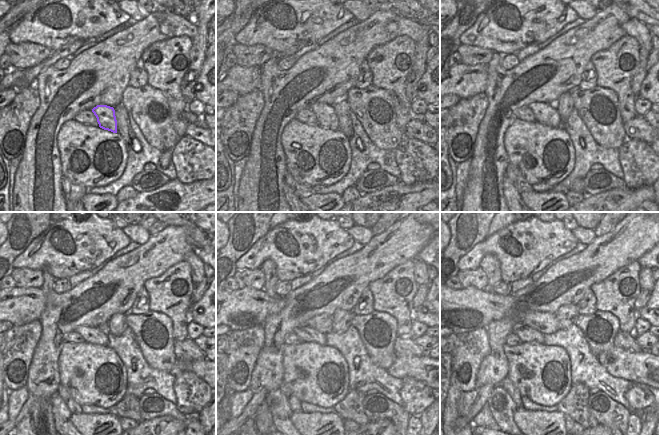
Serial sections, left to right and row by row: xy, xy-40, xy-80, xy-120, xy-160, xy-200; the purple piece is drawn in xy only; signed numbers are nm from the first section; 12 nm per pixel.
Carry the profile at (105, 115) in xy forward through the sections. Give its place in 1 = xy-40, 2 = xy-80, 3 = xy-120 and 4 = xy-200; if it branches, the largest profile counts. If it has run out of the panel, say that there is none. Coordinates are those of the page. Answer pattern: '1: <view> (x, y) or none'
1: xy-40 (325, 114)
2: xy-80 (544, 113)
3: xy-120 (93, 335)
4: xy-200 (527, 334)

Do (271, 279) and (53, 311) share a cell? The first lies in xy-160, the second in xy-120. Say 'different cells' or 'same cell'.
same cell

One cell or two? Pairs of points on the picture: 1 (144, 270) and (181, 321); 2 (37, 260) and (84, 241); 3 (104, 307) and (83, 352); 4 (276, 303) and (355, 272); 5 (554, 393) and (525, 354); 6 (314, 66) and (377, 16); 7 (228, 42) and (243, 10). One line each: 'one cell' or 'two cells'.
1: two cells
2: one cell
3: two cells
4: two cells
5: one cell
6: one cell
7: one cell

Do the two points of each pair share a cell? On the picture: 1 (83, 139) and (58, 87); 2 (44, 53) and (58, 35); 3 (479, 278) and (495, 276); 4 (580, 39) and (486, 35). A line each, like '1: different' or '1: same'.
1: different
2: different
3: different
4: different

